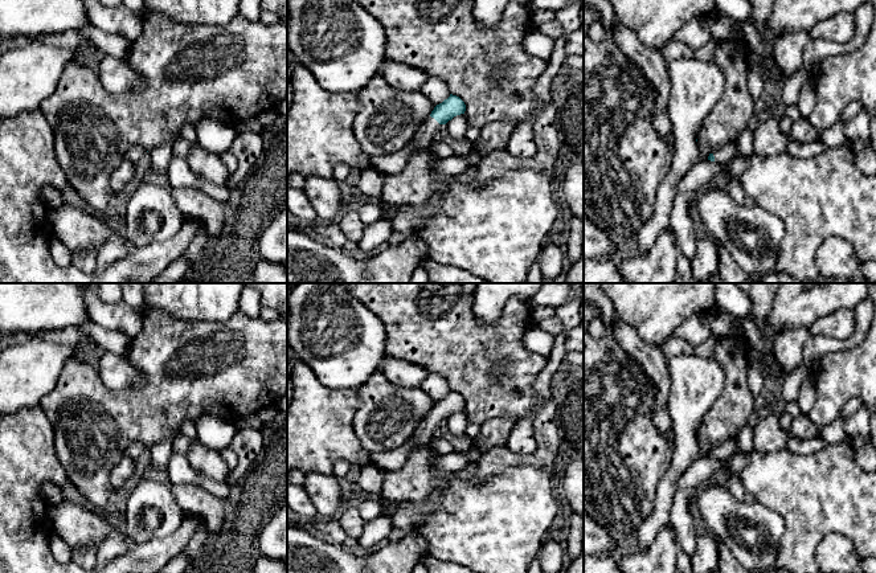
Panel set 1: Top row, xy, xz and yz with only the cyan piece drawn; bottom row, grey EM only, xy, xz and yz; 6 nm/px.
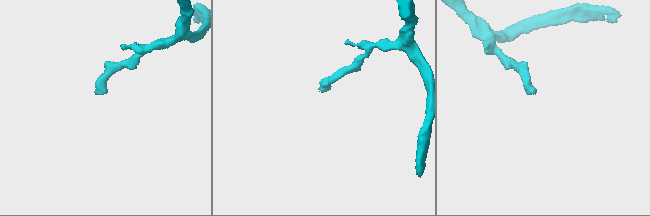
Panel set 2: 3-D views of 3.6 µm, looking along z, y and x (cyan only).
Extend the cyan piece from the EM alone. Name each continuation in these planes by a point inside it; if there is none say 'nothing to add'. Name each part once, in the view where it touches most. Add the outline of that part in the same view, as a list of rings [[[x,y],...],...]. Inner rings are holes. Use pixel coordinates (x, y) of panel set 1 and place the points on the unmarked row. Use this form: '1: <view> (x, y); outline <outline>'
1: xz (389, 461); outline [[[429,413],[417,426],[413,437],[405,445],[390,451],[373,453],[371,455],[371,464],[385,471],[400,470],[414,449],[431,441],[439,422],[441,421],[434,414]]]

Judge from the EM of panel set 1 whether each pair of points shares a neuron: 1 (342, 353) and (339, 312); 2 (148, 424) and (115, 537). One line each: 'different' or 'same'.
1: same
2: different

